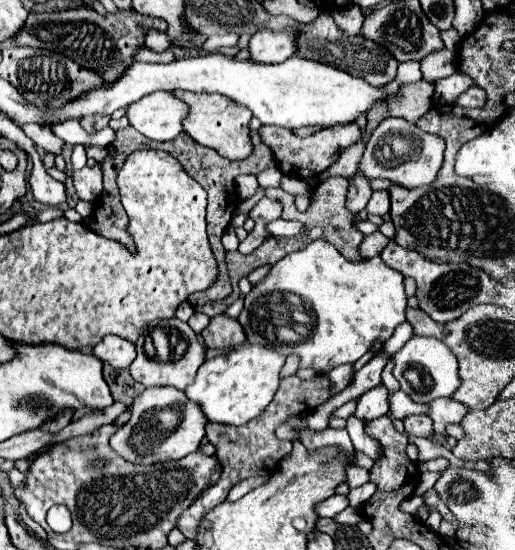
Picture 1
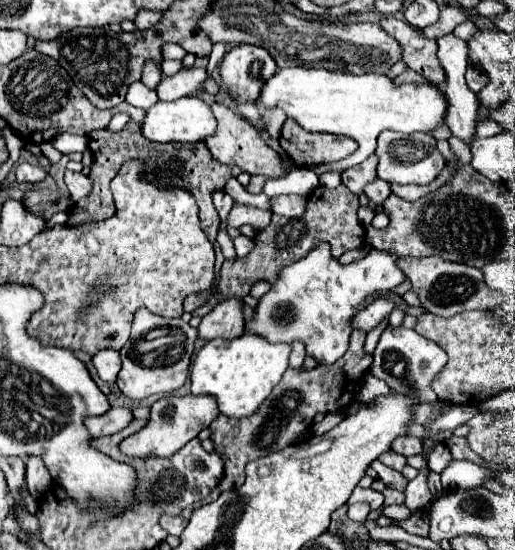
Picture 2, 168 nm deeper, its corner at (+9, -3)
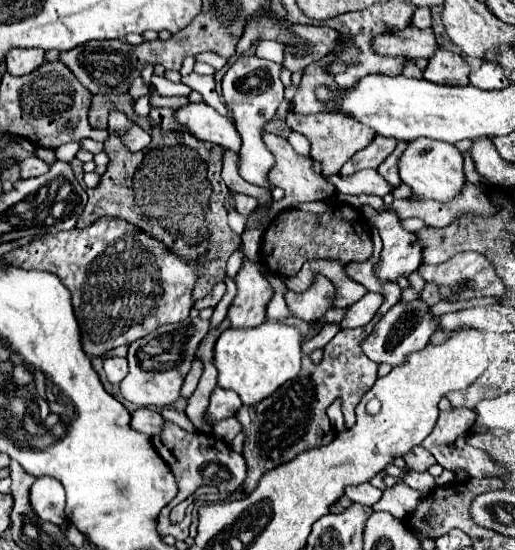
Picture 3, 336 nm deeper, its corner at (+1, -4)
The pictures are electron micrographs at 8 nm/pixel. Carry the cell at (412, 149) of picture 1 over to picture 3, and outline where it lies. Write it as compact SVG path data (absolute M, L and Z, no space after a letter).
M416 138L408 142L408 148L402 152L398 174L400 174L400 180L412 188L412 194L418 194L430 200L448 202L464 186L462 162L464 162L462 154L452 144L430 140L430 138Z

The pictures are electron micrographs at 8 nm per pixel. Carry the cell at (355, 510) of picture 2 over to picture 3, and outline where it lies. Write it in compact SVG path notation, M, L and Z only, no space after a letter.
M396 484L396 486L384 490L382 498L376 504L372 504L372 510L374 512L390 512L398 520L404 520L406 516L410 516L416 510L416 506L422 500L424 500L422 492L412 490L406 484Z

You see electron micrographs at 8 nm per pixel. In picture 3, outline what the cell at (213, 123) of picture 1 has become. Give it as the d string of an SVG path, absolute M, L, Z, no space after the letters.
M264 132L264 144L268 144L268 150L274 154L274 166L272 172L268 172L268 182L272 186L282 188L286 194L280 201L273 201L271 206L271 217L274 219L282 210L296 202L312 202L312 200L322 200L322 198L332 198L334 196L334 186L328 184L320 174L312 170L312 158L304 158L292 150L286 138Z

